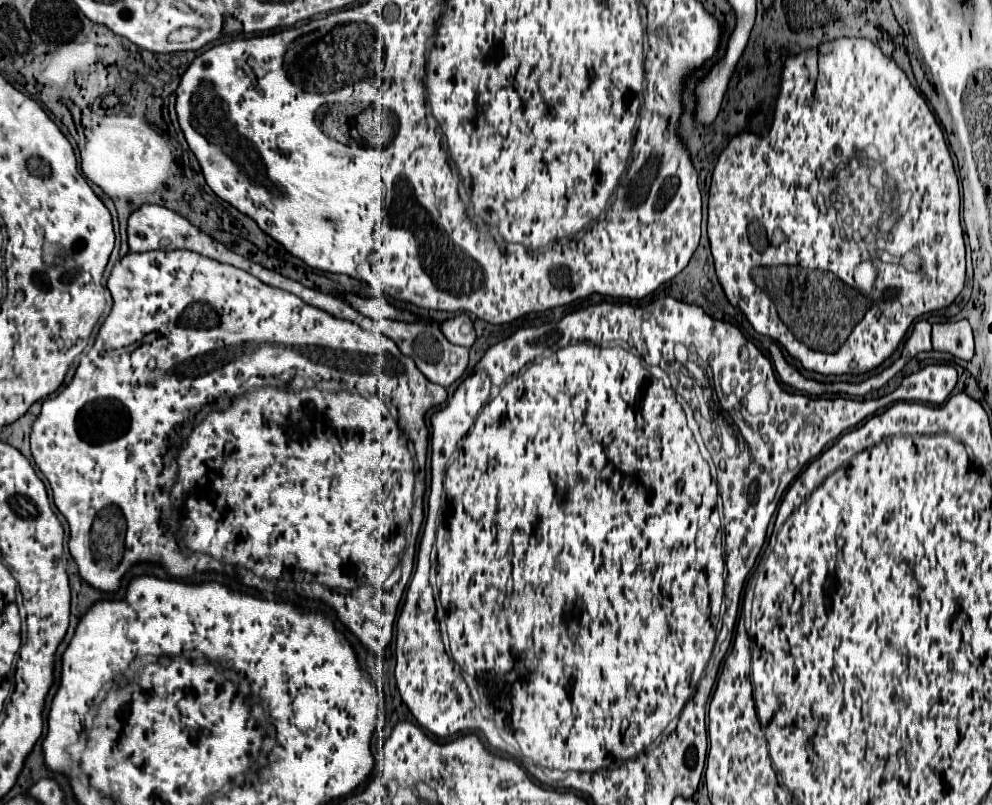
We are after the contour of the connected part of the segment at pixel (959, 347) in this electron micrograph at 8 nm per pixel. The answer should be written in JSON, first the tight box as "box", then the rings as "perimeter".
{"box":[932,319,974,361],"perimeter":[[[964,319],[954,323],[936,323],[932,327],[932,345],[936,351],[970,361],[974,357],[974,337],[970,323]]]}

